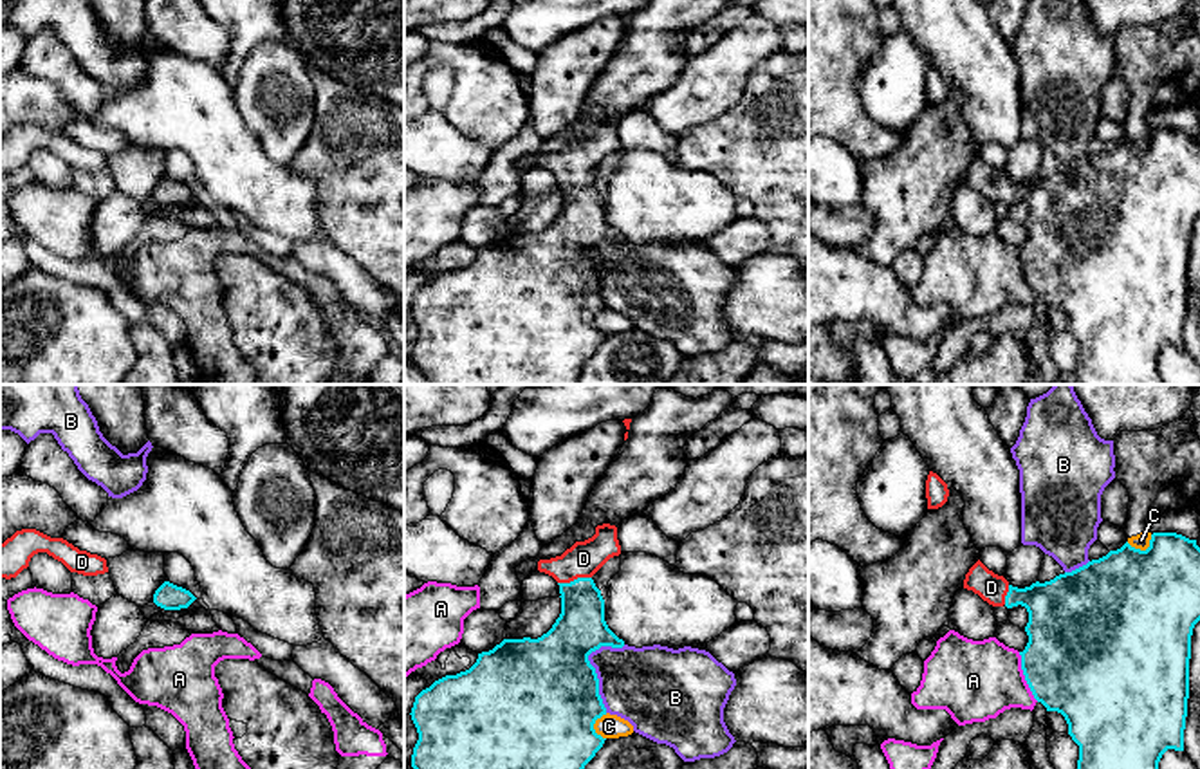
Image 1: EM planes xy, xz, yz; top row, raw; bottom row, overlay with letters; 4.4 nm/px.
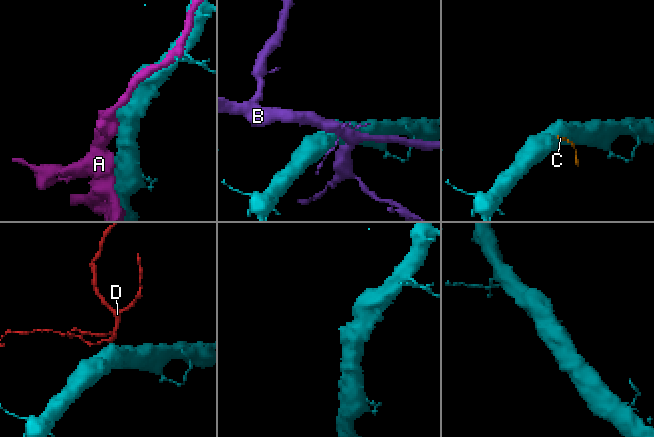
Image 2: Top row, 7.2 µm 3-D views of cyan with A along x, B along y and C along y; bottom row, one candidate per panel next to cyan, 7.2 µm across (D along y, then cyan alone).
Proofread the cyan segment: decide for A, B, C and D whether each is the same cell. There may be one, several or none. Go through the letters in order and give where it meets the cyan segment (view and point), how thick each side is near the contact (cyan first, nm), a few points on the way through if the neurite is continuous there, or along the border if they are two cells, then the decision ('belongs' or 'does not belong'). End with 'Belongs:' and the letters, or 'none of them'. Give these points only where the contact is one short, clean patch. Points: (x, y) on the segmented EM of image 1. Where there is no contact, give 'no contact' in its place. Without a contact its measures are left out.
A: yz (1025, 677) | 480/360 nm | does not belong
B: xz (592, 667) | 500/340 nm | does not belong
C: yz (1143, 551) | 500/70 nm | does not belong
D: xz (574, 580) | 220/160 nm | across xz (581, 629), (581, 600), (574, 580), (574, 567), (583, 558) | belongs
Belongs: D

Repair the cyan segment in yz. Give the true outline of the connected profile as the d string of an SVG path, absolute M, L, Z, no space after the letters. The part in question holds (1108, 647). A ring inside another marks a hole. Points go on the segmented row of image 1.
M1153 533L1146 551L1128 542L1099 560L1030 587L1012 587L980 560L969 569L964 588L992 607L1025 607L1029 643L1021 655L1025 681L1047 711L1057 711L1079 746L1077 769L1158 769L1168 749L1184 751L1189 699L1191 635L1200 621L1200 547L1177 533Z

